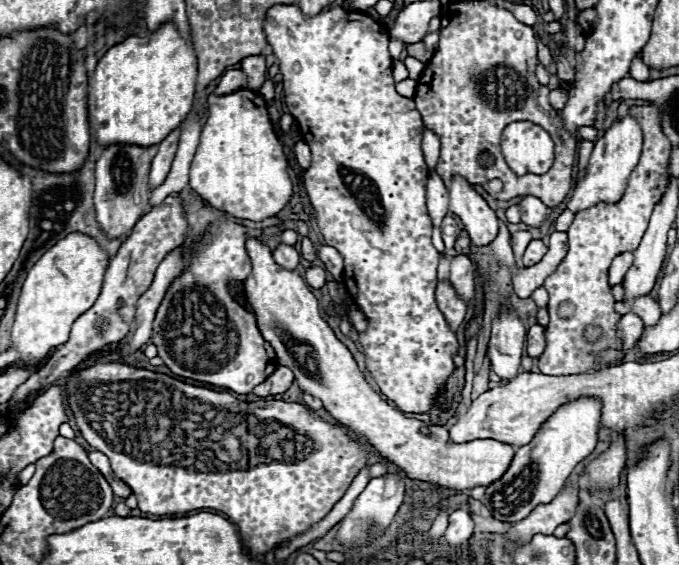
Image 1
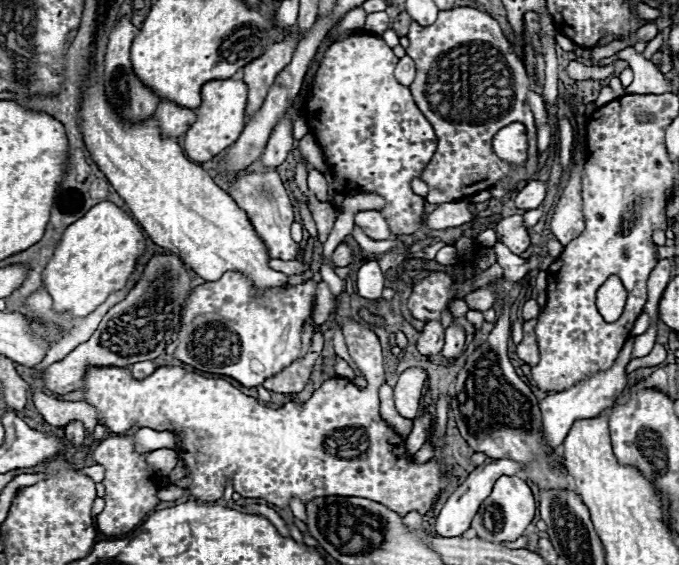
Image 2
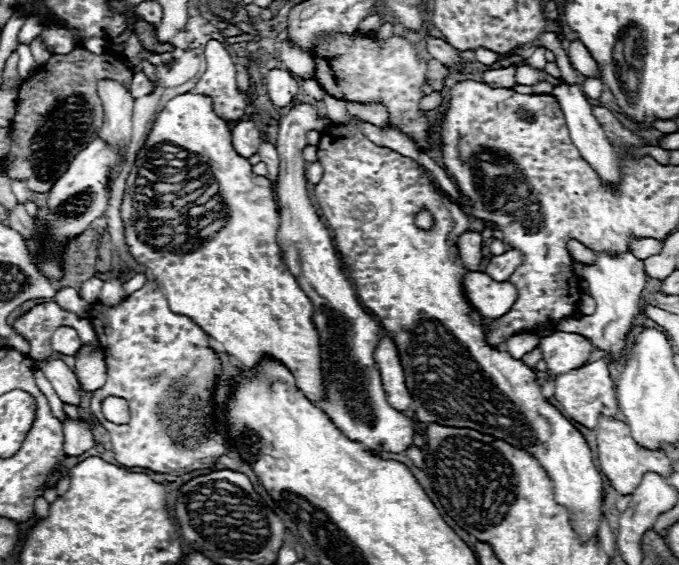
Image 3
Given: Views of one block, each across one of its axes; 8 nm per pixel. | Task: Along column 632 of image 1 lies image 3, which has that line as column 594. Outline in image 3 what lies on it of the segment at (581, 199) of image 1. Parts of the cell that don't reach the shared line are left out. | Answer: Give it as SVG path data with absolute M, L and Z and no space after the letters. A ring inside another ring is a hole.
M562 82L562 84L554 86L552 96L560 102L562 112L564 112L564 116L566 116L566 122L568 122L568 130L570 130L572 142L574 142L574 146L580 150L580 154L584 156L584 160L598 172L598 176L600 176L606 184L616 184L618 178L620 178L616 154L612 152L612 146L608 144L602 126L600 126L598 120L594 118L592 106L590 106L588 98L584 96L584 92L582 92L576 84L566 84L566 82Z

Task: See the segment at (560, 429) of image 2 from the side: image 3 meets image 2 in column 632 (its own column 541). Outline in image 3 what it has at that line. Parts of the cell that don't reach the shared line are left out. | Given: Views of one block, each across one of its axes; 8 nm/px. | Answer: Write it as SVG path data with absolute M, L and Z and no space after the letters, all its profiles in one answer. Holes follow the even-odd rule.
M556 332L550 338L542 338L540 344L548 372L556 376L572 368L580 368L580 364L586 364L592 350L590 340L574 332Z

